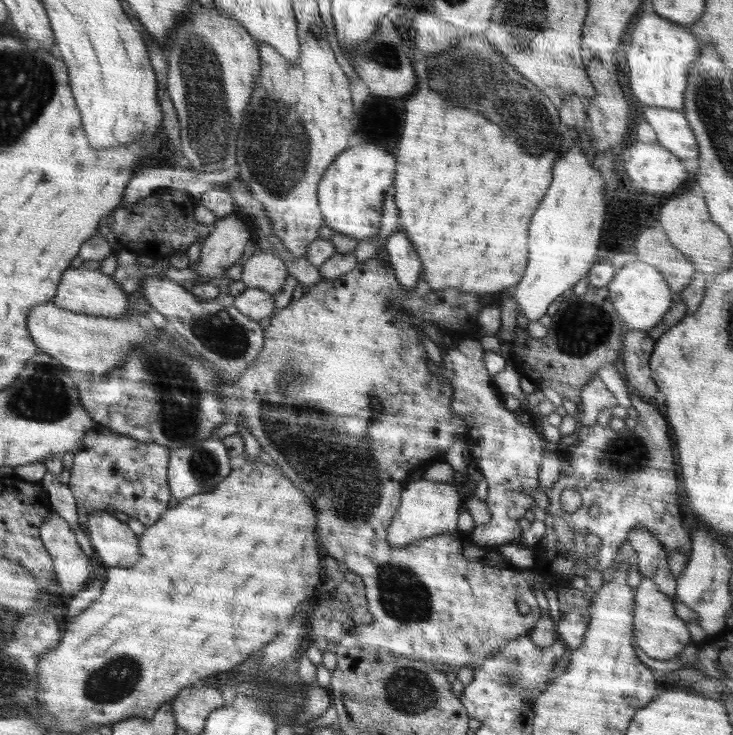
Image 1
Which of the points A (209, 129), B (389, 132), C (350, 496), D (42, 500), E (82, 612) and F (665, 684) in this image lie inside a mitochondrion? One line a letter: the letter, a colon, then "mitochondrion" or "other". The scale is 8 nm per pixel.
A: mitochondrion
B: other
C: mitochondrion
D: other
E: other
F: other

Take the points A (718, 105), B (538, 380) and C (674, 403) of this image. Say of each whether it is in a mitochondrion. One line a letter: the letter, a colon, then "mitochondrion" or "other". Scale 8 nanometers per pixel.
A: mitochondrion
B: other
C: other

